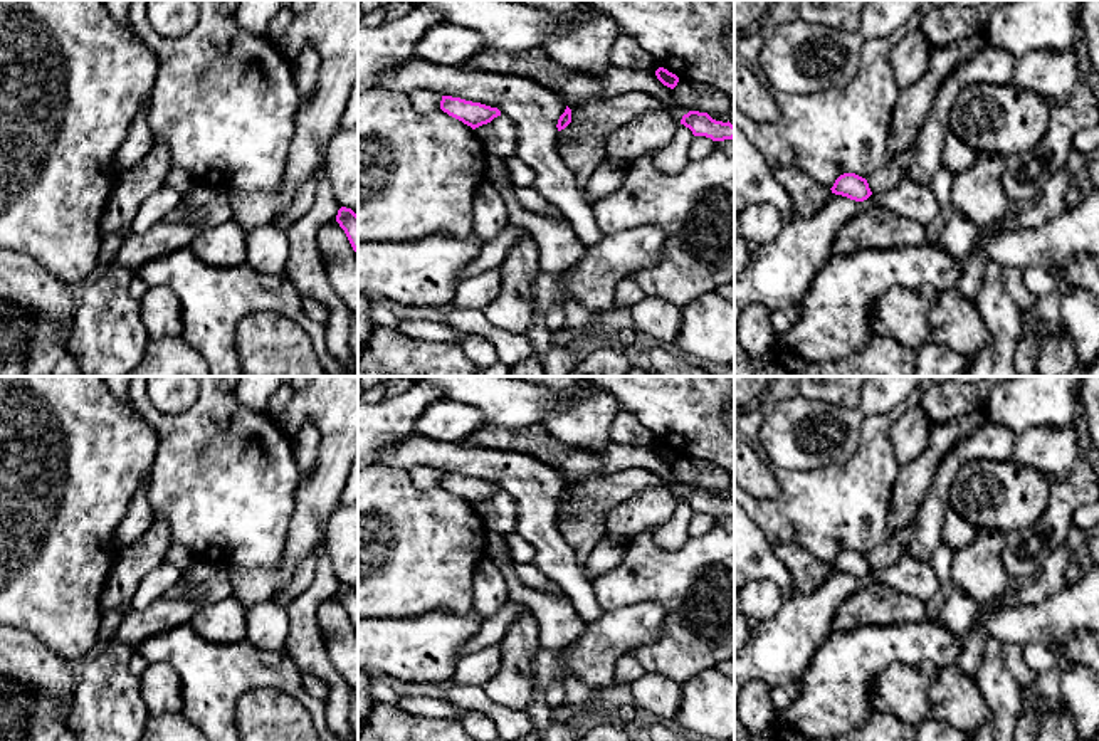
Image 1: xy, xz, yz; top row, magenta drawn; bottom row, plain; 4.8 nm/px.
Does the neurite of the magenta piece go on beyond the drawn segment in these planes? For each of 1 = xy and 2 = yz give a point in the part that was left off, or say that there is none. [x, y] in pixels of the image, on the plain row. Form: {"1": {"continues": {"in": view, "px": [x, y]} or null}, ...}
{"1": {"continues": null}, "2": {"continues": null}}

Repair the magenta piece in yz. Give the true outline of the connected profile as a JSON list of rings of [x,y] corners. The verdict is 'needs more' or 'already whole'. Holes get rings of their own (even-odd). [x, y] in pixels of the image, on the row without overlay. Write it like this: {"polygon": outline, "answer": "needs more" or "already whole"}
{"polygon": [[[855,549],[840,551],[830,566],[855,578],[864,578],[872,571],[867,556]]], "answer": "already whole"}

